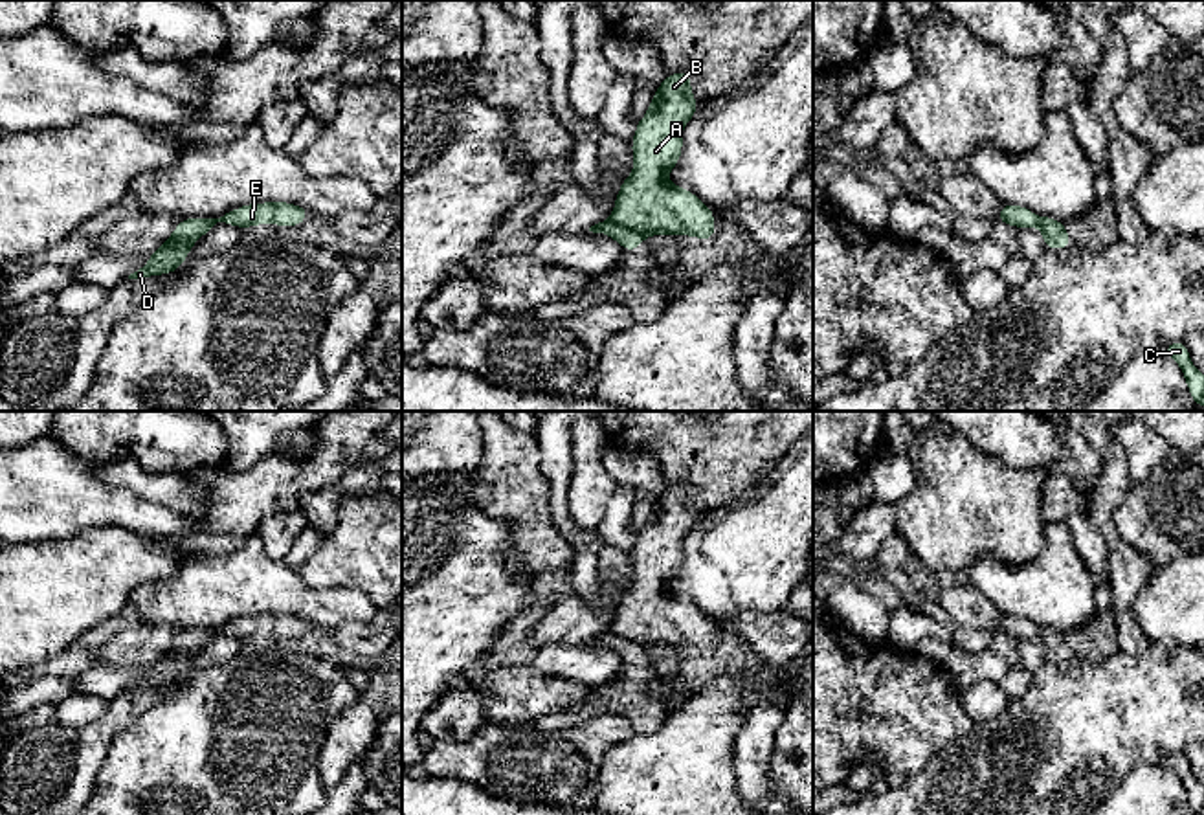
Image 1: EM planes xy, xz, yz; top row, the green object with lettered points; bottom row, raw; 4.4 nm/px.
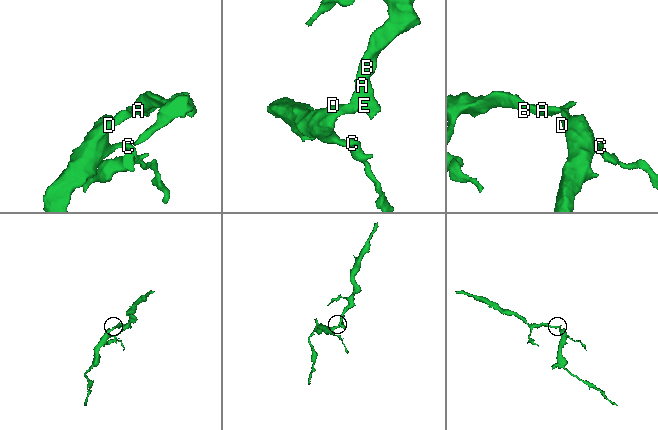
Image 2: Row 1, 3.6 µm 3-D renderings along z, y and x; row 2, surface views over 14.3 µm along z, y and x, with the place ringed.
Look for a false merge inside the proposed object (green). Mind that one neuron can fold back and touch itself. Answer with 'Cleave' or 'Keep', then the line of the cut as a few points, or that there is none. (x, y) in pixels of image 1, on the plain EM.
Cleave. Split along xz (608, 630), (634, 639), (645, 648)

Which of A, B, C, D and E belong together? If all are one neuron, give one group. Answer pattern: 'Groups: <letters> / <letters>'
Groups: A B E / C D

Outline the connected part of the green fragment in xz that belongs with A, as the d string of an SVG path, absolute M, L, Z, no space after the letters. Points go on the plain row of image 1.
M686 483L666 486L635 536L631 553L633 584L622 591L609 631L650 646L692 646L707 652L718 646L714 622L690 600L666 591L683 565L681 545L697 516Z

